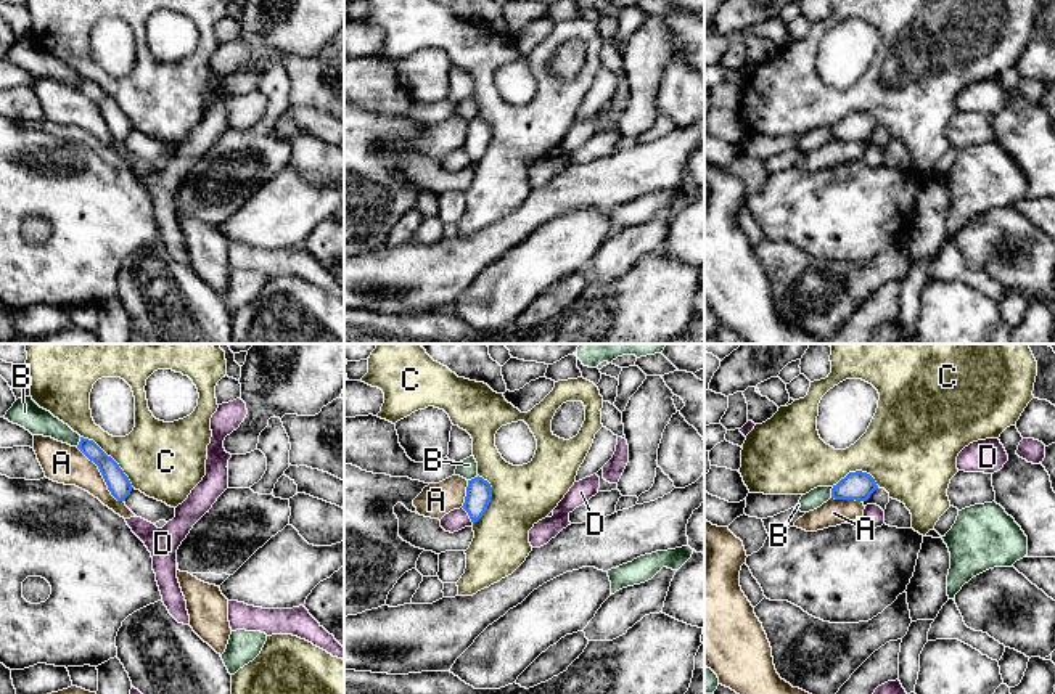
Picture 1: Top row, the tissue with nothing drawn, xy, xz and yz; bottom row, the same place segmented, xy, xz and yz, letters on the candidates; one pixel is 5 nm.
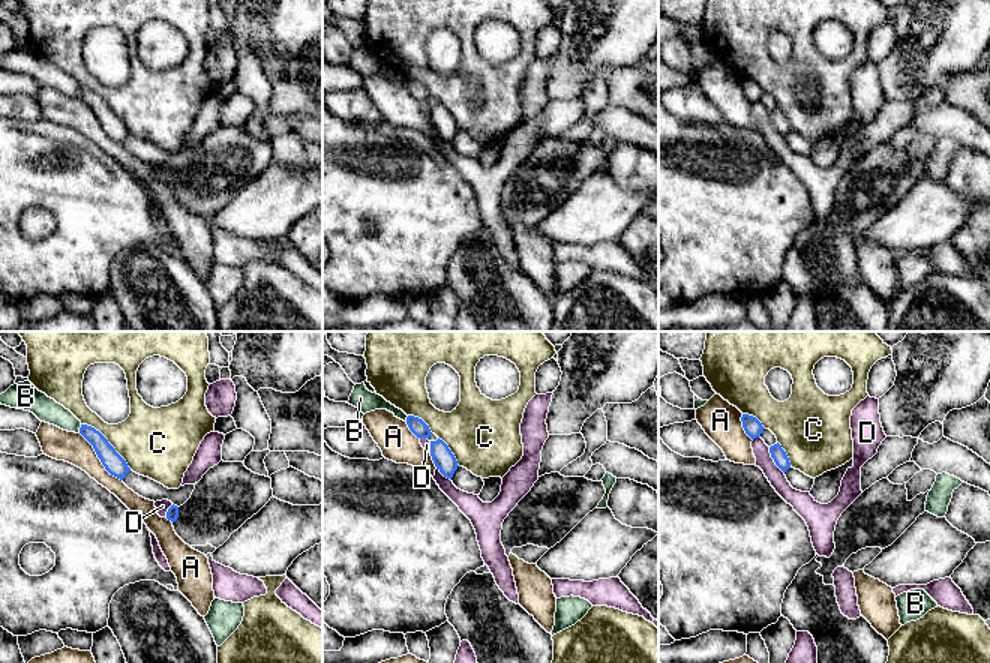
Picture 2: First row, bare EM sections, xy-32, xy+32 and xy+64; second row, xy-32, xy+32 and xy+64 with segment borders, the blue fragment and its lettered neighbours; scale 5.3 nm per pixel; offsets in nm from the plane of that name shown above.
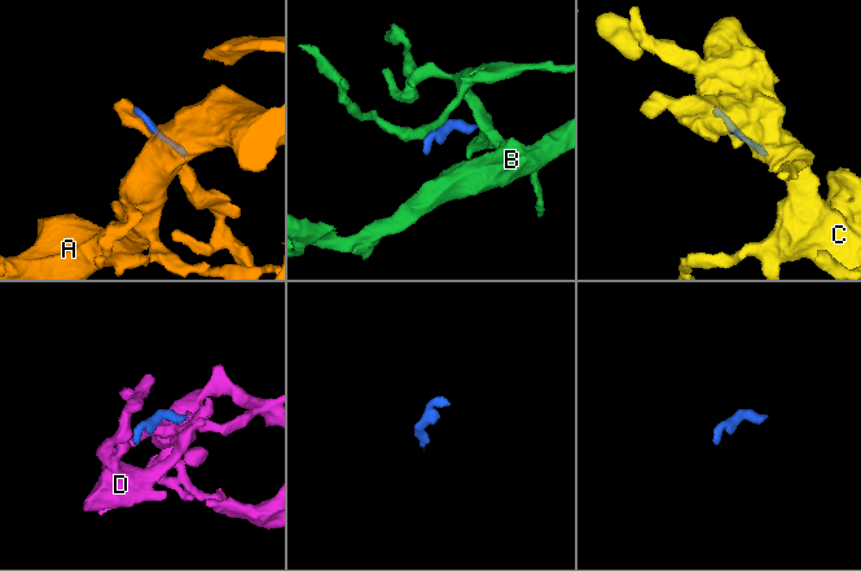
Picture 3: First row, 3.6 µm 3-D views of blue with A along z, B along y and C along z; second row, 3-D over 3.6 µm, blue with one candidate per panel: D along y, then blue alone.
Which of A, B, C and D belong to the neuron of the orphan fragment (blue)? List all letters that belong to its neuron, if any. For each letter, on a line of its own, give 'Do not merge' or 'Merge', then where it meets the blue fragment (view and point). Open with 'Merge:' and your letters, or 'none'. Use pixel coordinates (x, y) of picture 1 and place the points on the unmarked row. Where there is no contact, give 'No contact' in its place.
Merge: D
A: Do not merge. Touches blue at xy (102, 114)
B: Do not merge. Touches blue at yz (832, 132)
C: Do not merge. Touches blue at xy (111, 98)
D: Merge. Touches blue at xz (468, 155)

